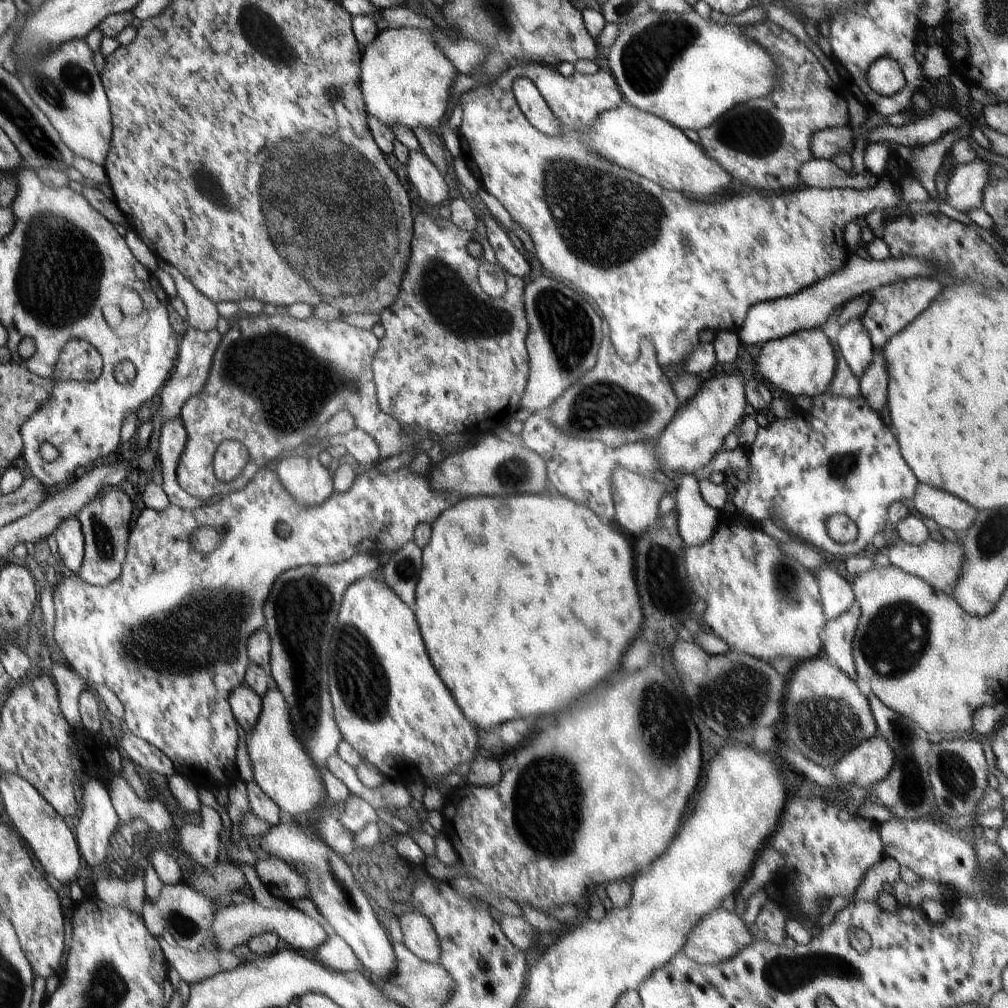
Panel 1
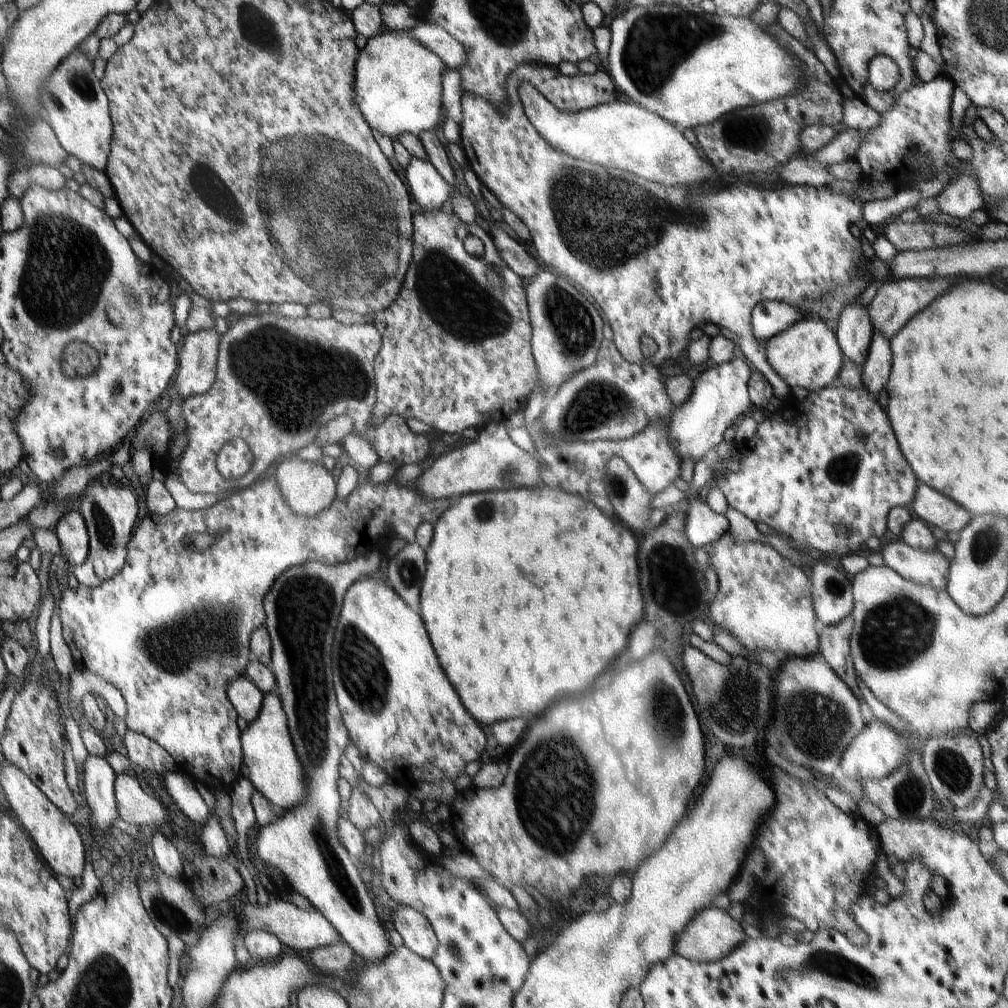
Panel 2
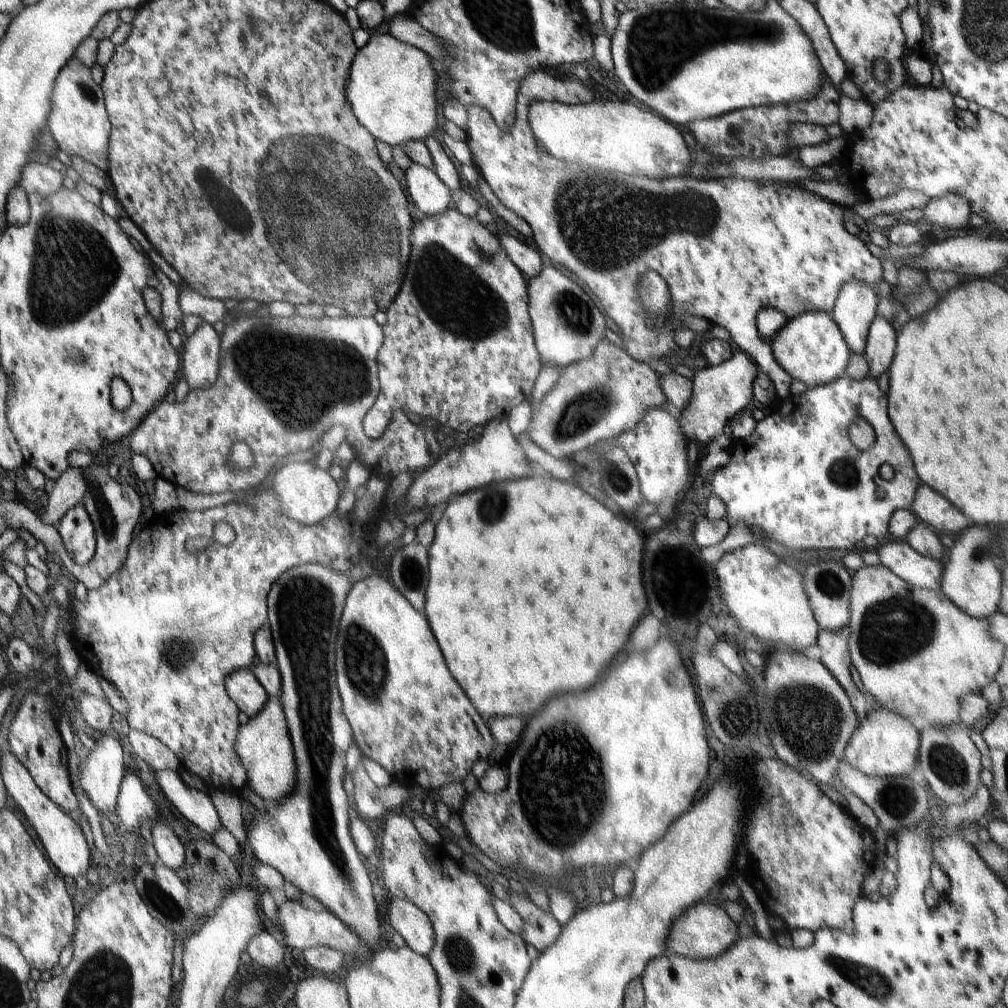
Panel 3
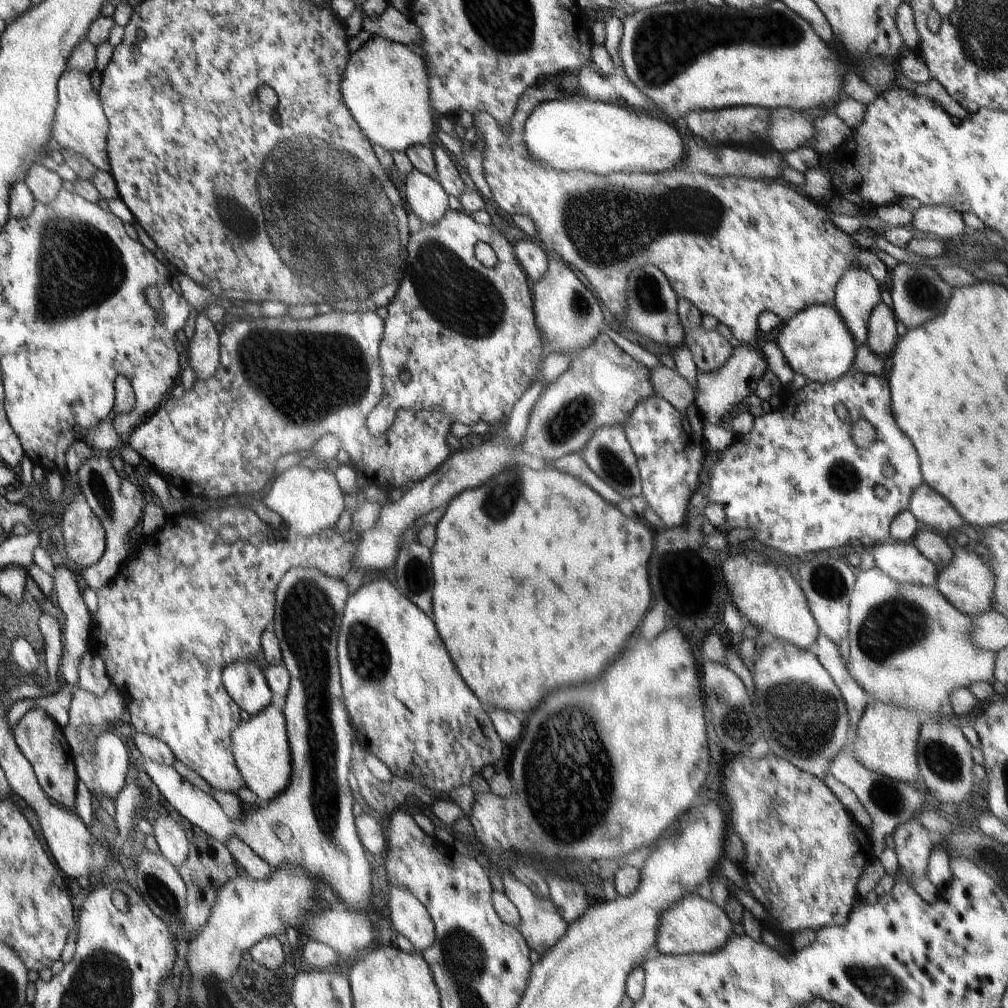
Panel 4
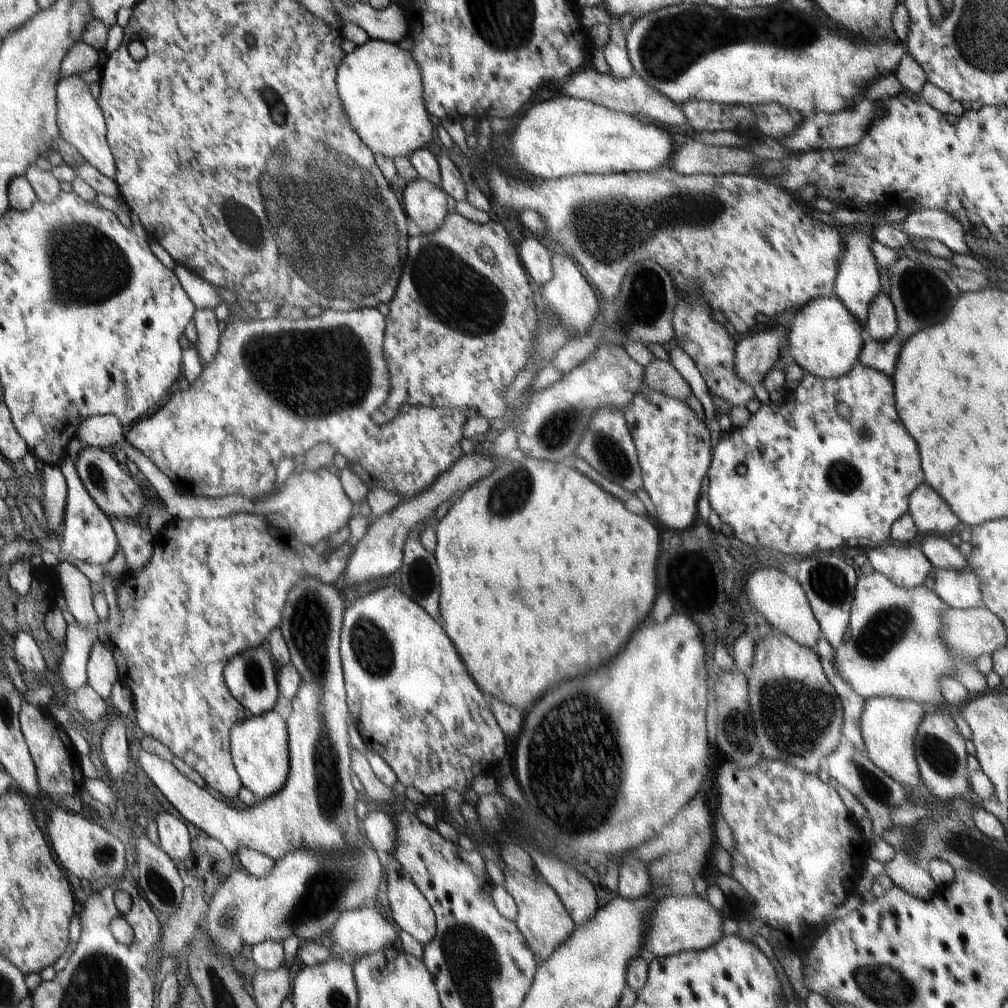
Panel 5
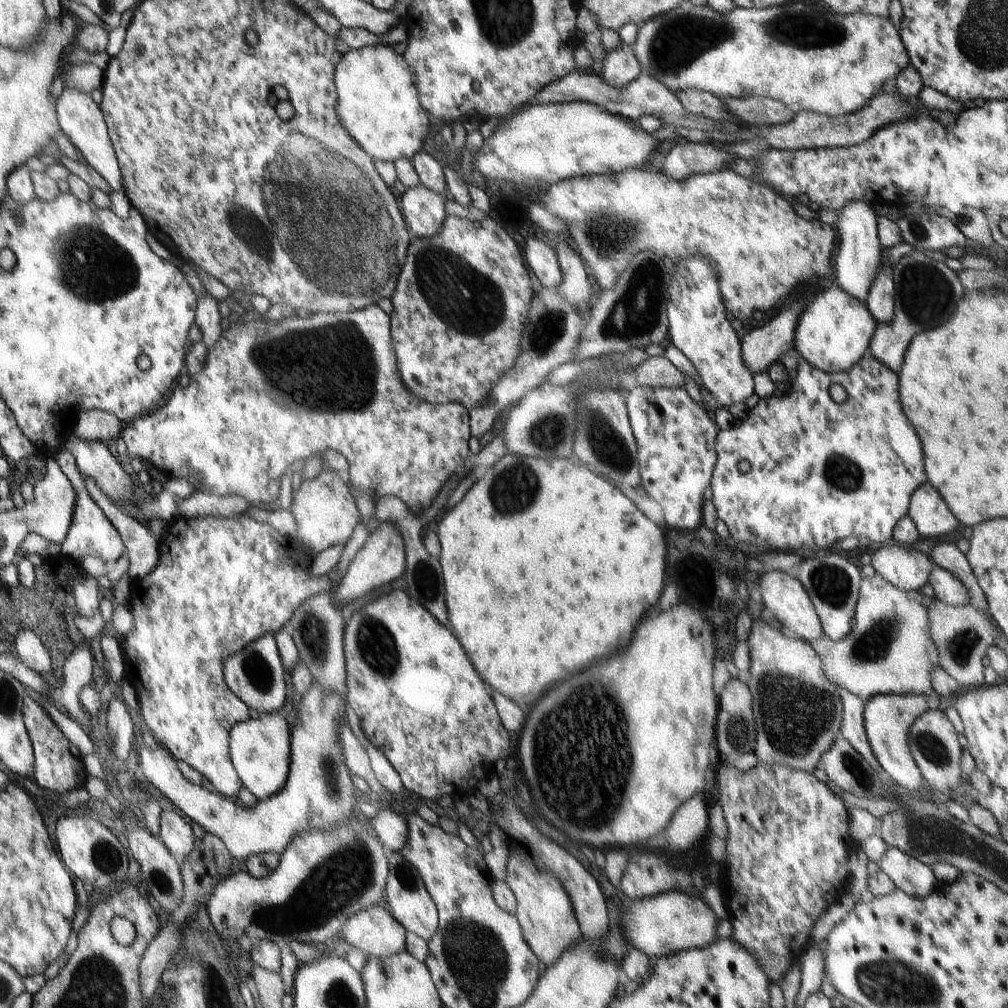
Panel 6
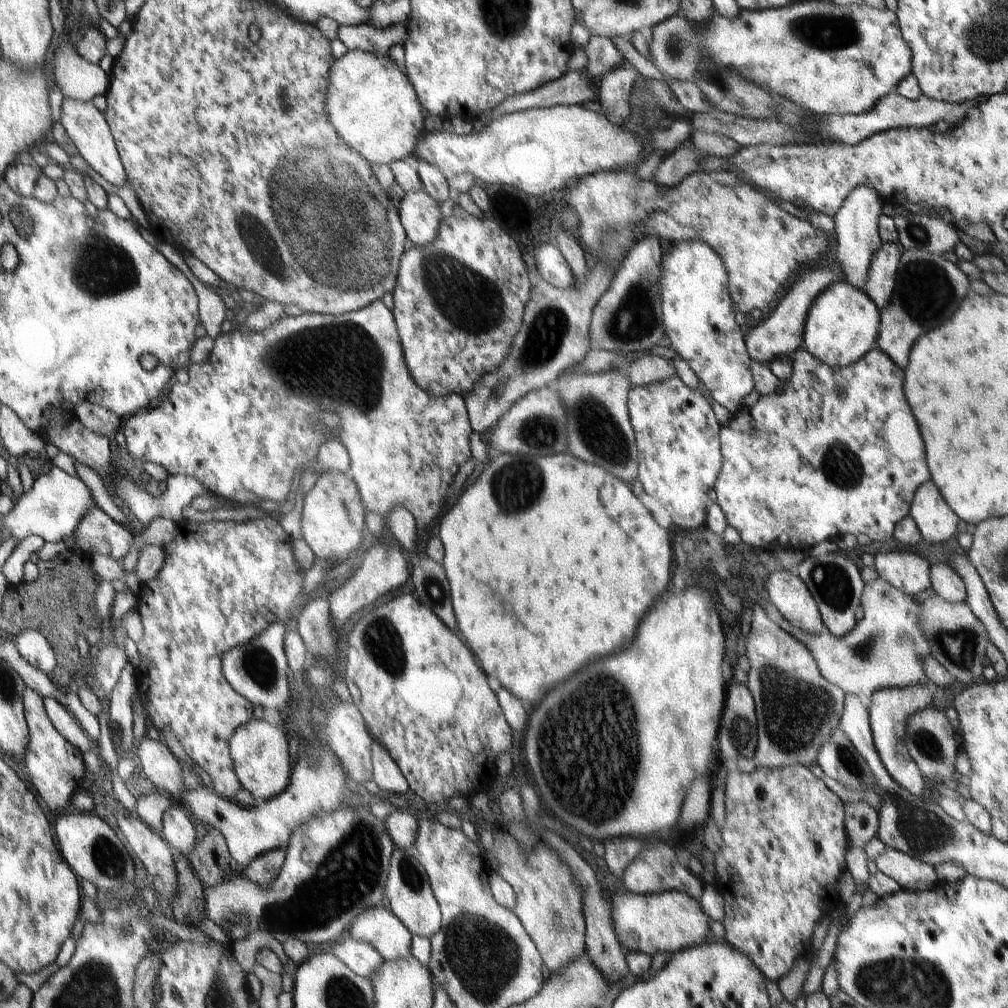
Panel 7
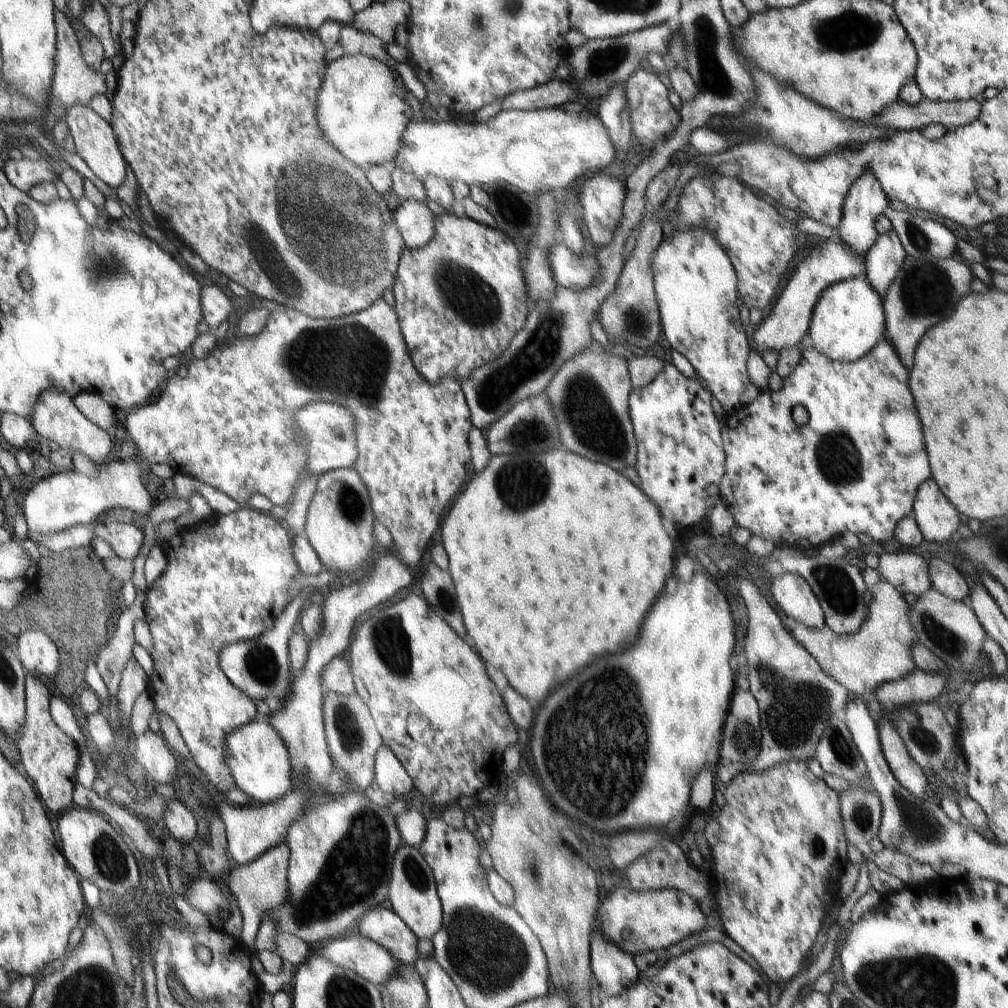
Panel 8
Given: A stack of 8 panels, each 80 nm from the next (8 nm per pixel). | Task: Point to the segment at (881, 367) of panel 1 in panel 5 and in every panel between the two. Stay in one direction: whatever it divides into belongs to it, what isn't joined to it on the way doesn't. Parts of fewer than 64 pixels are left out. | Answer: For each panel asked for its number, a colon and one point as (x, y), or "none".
2: (876, 370)
3: (880, 347)
4: (882, 337)
5: (881, 324)

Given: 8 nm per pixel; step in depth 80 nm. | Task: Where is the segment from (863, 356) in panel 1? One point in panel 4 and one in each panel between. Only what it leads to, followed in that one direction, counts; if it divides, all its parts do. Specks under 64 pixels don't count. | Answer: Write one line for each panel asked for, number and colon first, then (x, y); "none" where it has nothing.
2: (854, 334)
3: (855, 309)
4: (857, 293)

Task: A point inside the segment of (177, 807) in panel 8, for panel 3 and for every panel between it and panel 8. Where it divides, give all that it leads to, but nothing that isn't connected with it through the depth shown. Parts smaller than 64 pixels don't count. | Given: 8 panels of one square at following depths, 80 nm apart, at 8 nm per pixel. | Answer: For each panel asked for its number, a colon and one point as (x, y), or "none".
3: (171, 851)
4: (172, 843)
5: (175, 839)
6: (176, 834)
7: (177, 831)

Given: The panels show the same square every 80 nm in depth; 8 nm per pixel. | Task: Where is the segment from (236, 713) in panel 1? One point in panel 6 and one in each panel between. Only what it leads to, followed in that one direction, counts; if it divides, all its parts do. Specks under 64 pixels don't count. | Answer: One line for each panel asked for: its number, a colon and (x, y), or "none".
2: (246, 698)
3: (242, 687)
4: (243, 680)
5: (250, 676)
6: (255, 674)

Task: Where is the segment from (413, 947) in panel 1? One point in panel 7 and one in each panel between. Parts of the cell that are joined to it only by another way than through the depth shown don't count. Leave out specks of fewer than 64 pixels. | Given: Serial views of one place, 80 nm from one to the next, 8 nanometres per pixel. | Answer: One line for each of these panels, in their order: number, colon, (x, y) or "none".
2: (415, 929)
3: (408, 920)
4: (409, 917)
5: (411, 912)
6: (410, 904)
7: (409, 896)

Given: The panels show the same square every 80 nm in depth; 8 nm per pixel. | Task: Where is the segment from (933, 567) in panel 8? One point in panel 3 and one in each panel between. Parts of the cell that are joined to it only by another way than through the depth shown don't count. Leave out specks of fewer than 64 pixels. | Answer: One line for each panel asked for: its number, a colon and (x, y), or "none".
3: (971, 580)
4: (966, 583)
5: (959, 589)
6: (951, 590)
7: (948, 585)

